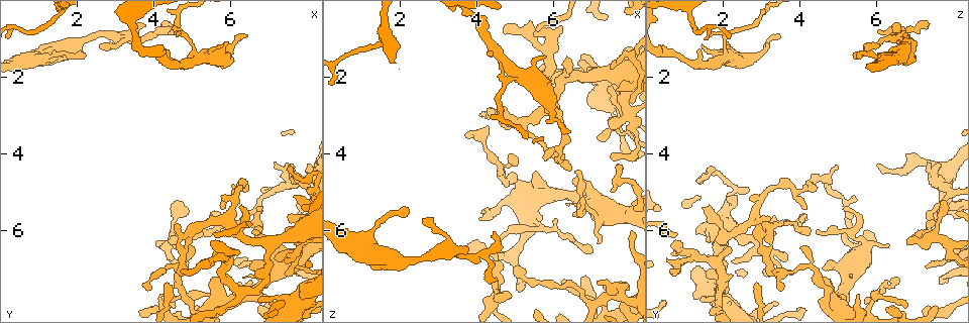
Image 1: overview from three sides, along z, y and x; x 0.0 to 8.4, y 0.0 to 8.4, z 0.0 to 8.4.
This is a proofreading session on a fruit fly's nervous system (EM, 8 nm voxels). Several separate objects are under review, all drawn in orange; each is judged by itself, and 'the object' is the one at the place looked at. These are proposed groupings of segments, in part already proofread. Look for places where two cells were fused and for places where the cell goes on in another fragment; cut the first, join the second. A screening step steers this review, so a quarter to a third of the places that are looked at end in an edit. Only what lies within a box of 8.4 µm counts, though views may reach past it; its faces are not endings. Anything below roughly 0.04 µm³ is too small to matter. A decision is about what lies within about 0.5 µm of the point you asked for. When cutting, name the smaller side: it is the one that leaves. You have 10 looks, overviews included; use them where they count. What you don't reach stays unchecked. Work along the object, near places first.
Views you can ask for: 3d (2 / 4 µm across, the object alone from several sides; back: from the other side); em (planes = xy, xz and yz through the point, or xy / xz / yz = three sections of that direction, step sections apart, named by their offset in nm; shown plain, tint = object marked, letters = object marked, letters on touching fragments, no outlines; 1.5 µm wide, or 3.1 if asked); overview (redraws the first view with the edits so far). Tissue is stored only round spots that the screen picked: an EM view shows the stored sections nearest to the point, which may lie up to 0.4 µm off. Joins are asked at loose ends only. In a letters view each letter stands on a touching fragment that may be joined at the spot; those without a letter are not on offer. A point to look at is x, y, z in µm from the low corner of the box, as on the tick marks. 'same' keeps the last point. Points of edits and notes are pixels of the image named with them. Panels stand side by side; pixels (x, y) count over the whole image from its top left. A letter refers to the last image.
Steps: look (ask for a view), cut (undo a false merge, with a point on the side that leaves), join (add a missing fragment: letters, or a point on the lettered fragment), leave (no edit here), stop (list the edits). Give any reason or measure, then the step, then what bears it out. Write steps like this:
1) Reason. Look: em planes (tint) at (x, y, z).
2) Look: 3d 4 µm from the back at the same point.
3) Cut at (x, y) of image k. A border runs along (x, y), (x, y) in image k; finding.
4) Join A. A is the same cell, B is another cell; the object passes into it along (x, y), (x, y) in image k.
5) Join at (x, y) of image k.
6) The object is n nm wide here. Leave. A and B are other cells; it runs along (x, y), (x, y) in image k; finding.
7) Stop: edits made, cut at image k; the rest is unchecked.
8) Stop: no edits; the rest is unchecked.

Abrupt turn. Look: em planes (plain) at (5.65, 6.20, 0.65).

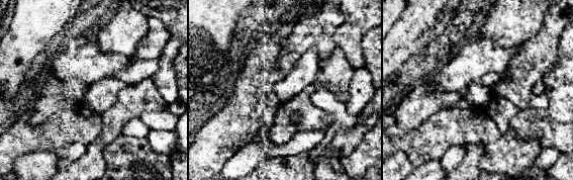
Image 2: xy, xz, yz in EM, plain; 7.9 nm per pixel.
What lies round it. Look: em planes (letters) at the same point.

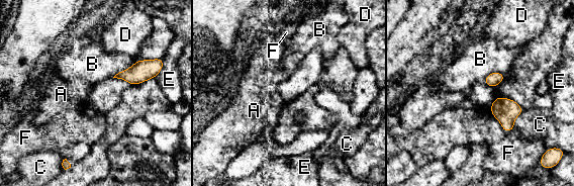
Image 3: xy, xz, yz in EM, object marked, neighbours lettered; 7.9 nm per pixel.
The object is 110 nm wide here; the longest contact is with F, 260 nm. Leave. A, B, C, D, E and F are other cells; one cell here.

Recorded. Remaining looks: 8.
Free end. Look: 3d 2 µm from the back at (6.70, 7.20, 1.65).

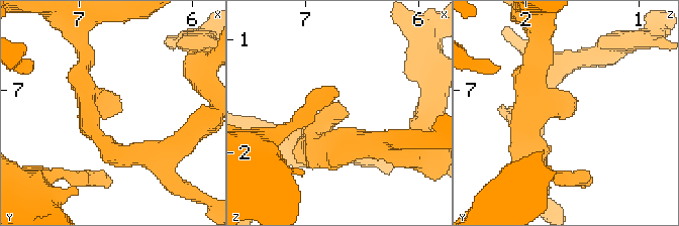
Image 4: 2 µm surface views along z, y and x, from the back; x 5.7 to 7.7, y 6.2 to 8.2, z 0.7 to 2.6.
The arms are 180, 200 nm wide. Look: em planes (tint) at (6.68, 7.22, 1.62).

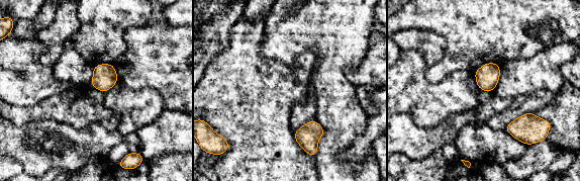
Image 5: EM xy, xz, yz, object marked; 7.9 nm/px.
Look: em planes (letters) at the same point.

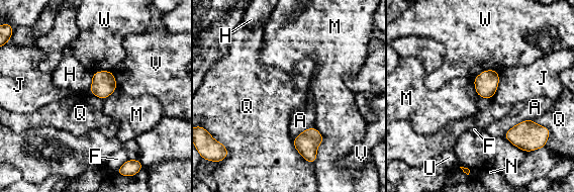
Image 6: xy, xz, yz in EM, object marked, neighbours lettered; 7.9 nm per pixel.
The longest contact is with A, 260 nm. Leave. A, F, H, J, M, N, Q, U, V and W are other cells; none of them fits.

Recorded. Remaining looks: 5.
An open end. Look: 3d 2 µm at (6.75, 5.95, 4.40).

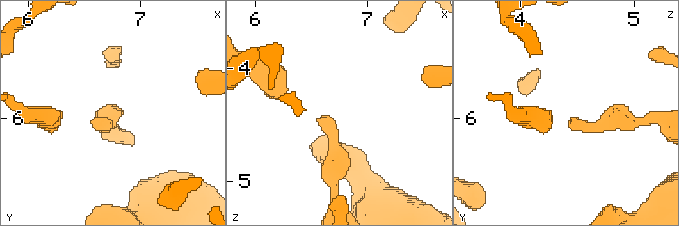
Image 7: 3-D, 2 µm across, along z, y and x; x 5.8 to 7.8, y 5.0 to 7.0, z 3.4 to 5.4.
Now the EM. Look: em planes (letters) at (6.70, 6.02, 4.44).

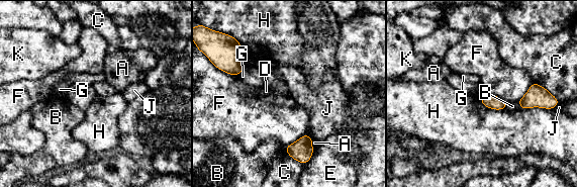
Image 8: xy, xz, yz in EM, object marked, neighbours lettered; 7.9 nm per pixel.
Leave. A, B, C, D, E, F, G, H, J and K are other cells; a border runs along (308, 132), (312, 137) in image 8; no lettered fragment goes on from it.

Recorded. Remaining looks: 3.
Free end. Look: 3d 4 µm at (3.80, 0.70, 6.45).

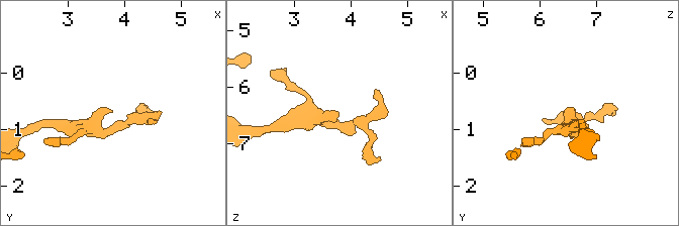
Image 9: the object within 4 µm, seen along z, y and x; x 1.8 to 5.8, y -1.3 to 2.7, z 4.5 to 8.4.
Look: em 3.1 µm yz step 8 (letters) at (3.80, 0.65, 6.45).

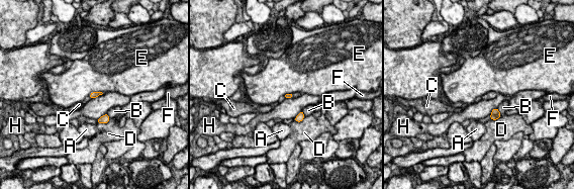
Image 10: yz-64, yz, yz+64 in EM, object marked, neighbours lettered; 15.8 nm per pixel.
Cut it another way. Look: em 3.1 µm planes (letters) at the same point.

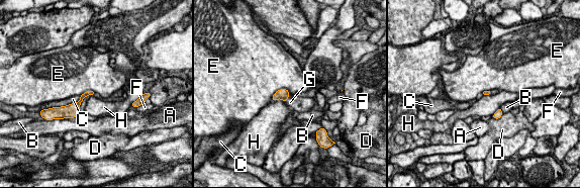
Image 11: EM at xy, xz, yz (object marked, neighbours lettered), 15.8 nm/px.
Join G. G is the same cell, A, B, C, D, E, F and H are other cells; it goes on there.

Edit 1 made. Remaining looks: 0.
Stop: edits made, join at image 11; the rest is unchecked.

